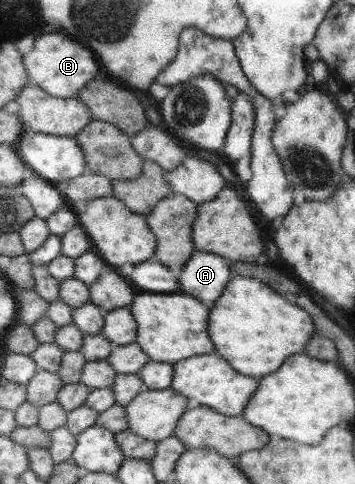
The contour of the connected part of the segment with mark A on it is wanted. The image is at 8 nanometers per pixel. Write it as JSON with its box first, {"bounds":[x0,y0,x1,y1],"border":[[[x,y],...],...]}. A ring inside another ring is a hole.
{"bounds":[177,250,230,309],"border":[[[195,250],[177,277],[180,285],[178,293],[193,297],[210,309],[215,305],[215,301],[219,301],[219,297],[223,295],[223,288],[227,285],[230,277],[229,262],[224,257]]]}

